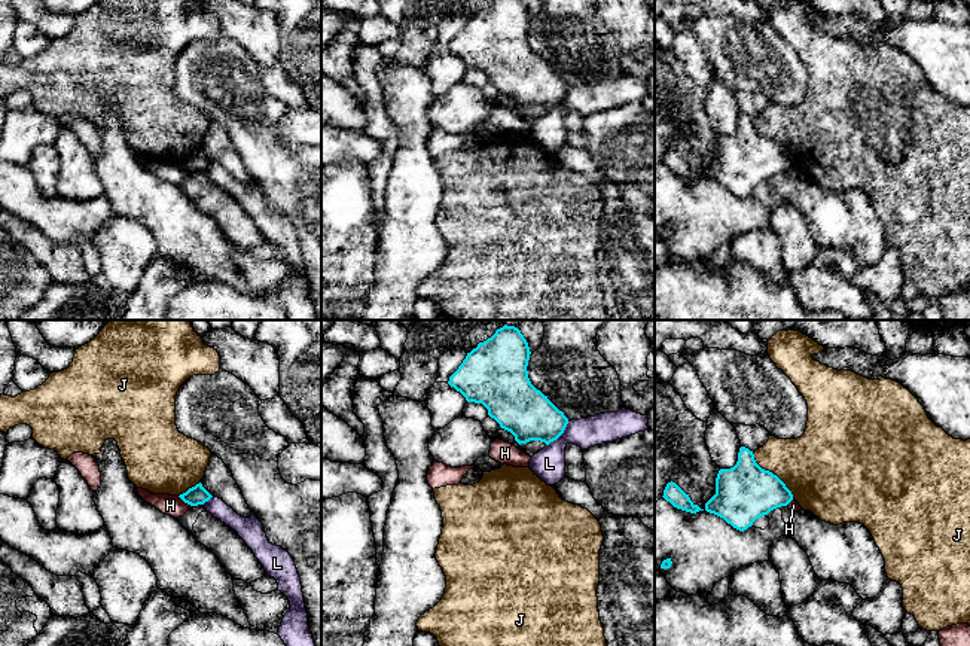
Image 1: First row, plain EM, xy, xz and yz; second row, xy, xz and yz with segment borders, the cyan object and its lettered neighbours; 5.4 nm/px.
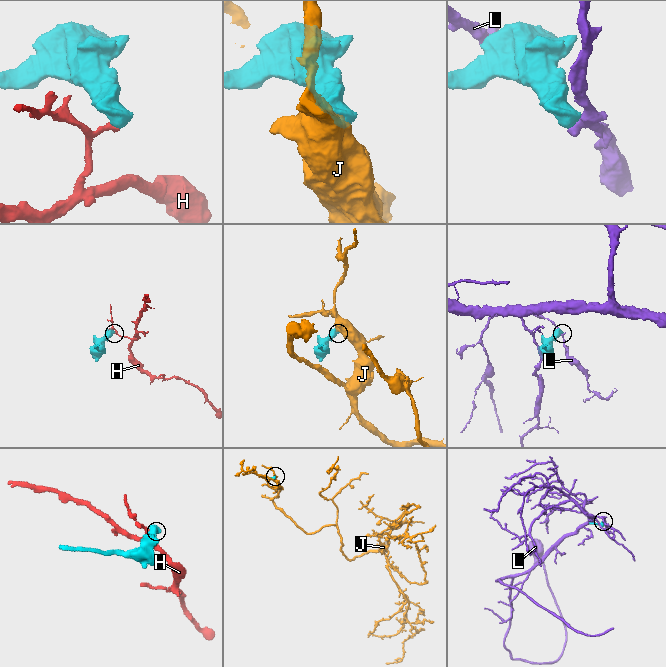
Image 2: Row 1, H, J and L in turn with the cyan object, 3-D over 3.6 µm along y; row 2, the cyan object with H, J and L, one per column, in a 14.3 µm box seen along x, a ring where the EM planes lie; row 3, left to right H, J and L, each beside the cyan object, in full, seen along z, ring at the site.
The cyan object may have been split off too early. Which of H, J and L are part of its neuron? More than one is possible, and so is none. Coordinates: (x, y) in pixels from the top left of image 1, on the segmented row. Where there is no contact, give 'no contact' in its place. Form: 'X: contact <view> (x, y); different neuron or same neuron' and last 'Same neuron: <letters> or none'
H: contact xy (185, 502); different neuron
J: contact yz (771, 472); different neuron
L: contact xz (560, 435); different neuron
Same neuron: none

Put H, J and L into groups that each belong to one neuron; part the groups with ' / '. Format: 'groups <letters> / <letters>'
groups H / J / L

